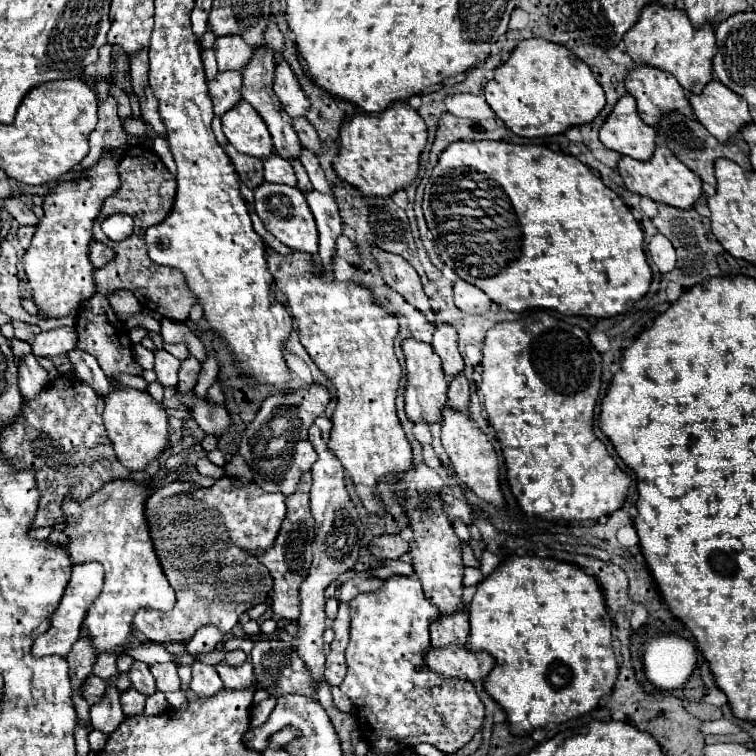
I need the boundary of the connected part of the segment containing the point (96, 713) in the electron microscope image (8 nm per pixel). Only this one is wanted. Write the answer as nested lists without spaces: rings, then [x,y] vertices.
[[[108,687],[104,699],[92,705],[90,721],[96,731],[102,731],[106,735],[114,733],[120,727],[120,723],[124,721],[124,713],[120,707],[120,691],[116,687]]]

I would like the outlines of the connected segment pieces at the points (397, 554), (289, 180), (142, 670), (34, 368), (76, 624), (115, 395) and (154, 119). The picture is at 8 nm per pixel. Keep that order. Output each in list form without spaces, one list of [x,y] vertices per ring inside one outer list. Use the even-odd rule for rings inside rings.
[[[398,533],[394,535],[382,535],[370,541],[370,551],[378,561],[386,559],[400,559],[404,553],[408,553],[408,541],[404,541]]]
[[[270,155],[264,159],[264,179],[268,183],[280,183],[280,185],[296,185],[296,175],[290,165],[290,161],[280,159],[278,155]]]
[[[136,663],[132,669],[130,669],[130,681],[132,681],[132,687],[136,691],[140,691],[142,695],[146,697],[152,697],[158,689],[156,689],[156,679],[152,677],[150,669],[146,663]]]
[[[32,353],[22,359],[22,365],[18,369],[20,369],[18,381],[20,381],[20,393],[22,393],[22,397],[26,401],[36,399],[40,395],[40,391],[44,391],[44,387],[48,385],[46,371],[38,365],[38,361],[36,361],[36,357]]]
[[[90,561],[90,563],[82,563],[82,565],[74,565],[72,567],[70,583],[66,587],[66,593],[64,593],[60,605],[56,607],[56,611],[50,617],[48,631],[44,635],[40,635],[36,639],[36,643],[32,645],[32,655],[34,657],[42,657],[42,655],[44,657],[46,655],[66,657],[70,653],[70,647],[80,639],[80,629],[82,629],[84,617],[86,617],[86,611],[90,609],[90,603],[94,603],[94,599],[98,599],[98,595],[102,591],[102,579],[104,579],[104,569],[96,561]]]
[[[124,385],[112,389],[106,397],[104,407],[104,427],[110,441],[114,443],[116,459],[130,471],[146,469],[154,459],[158,459],[168,443],[168,417],[160,403],[156,403],[150,393],[142,393]]]
[[[146,87],[146,97],[140,101],[140,109],[142,109],[142,119],[148,121],[154,127],[156,135],[166,135],[162,119],[158,115],[158,101],[154,101],[154,95],[152,95],[150,87]]]

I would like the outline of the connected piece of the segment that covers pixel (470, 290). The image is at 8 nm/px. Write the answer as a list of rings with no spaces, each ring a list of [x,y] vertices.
[[[458,279],[454,283],[454,301],[456,301],[458,309],[462,309],[464,313],[470,313],[470,315],[486,313],[492,305],[492,299],[486,293],[478,291],[478,287],[474,287],[462,279]]]

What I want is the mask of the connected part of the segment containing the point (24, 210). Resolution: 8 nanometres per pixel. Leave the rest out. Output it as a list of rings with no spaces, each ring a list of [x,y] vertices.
[[[18,197],[2,199],[2,207],[4,207],[20,225],[36,225],[36,223],[38,223],[36,215],[34,215]]]

